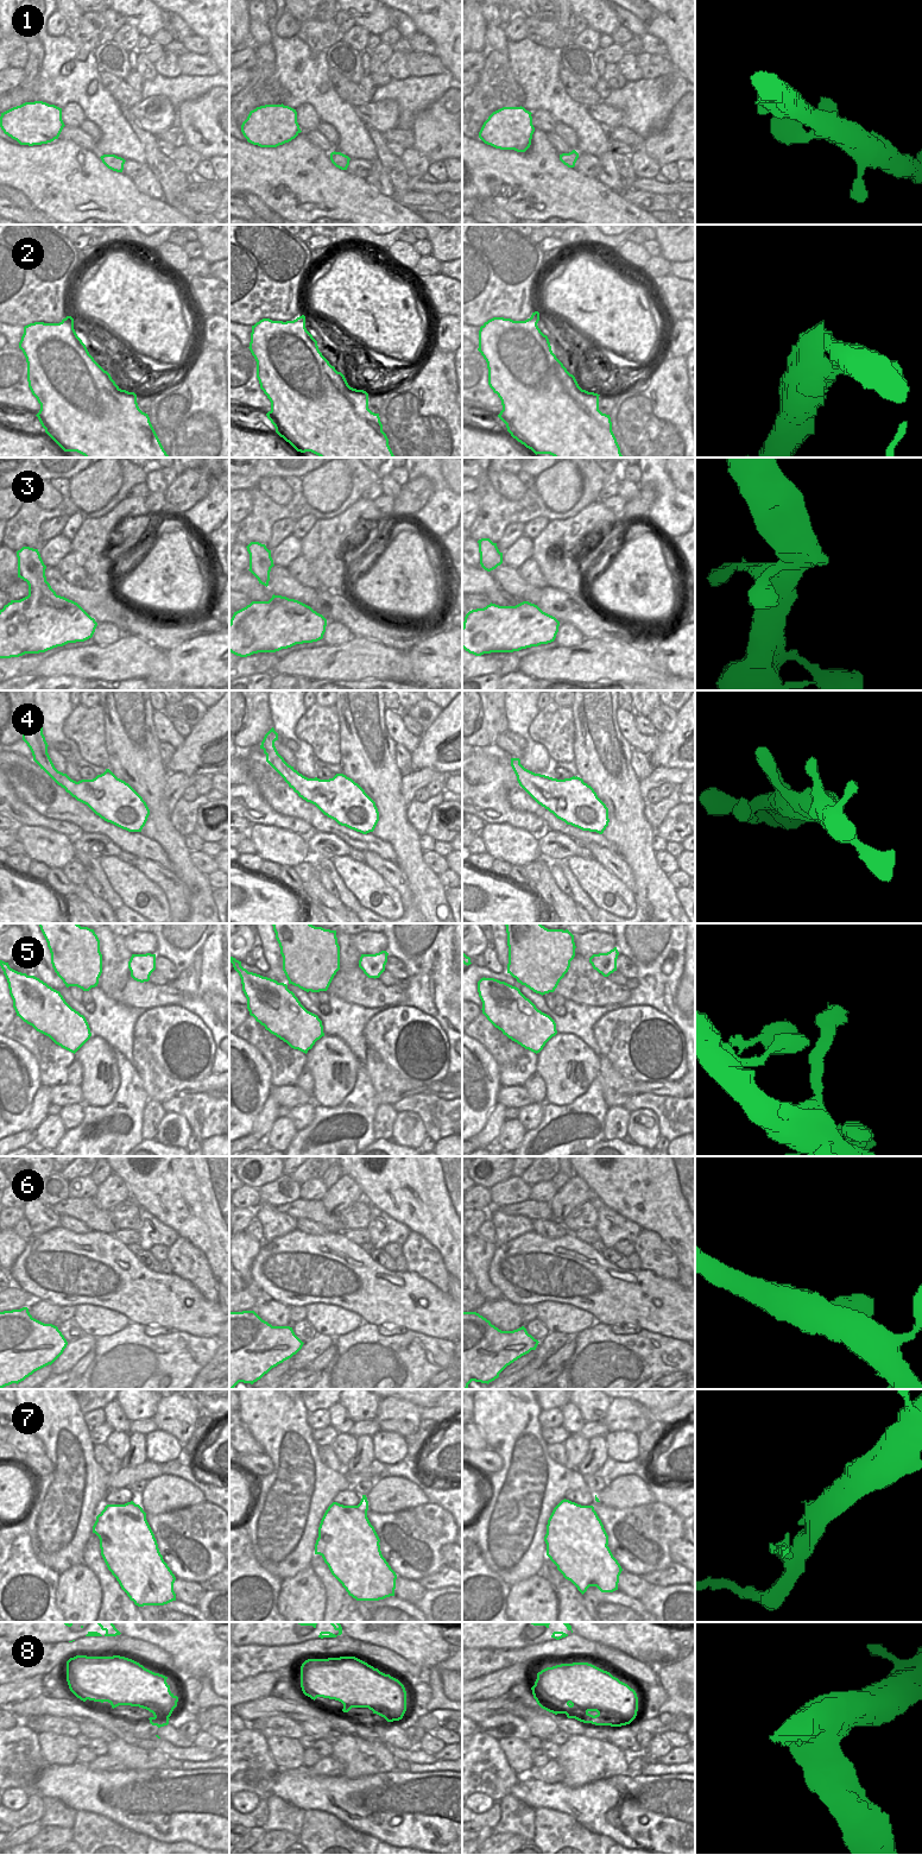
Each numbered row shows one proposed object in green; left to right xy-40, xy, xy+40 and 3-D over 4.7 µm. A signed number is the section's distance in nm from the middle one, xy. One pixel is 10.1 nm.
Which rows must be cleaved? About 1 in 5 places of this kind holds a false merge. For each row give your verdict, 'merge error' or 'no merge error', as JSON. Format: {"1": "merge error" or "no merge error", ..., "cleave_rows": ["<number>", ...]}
{"1": "no merge error", "2": "merge error", "3": "merge error", "4": "no merge error", "5": "no merge error", "6": "no merge error", "7": "merge error", "8": "merge error", "cleave_rows": ["2", "3", "7", "8"]}

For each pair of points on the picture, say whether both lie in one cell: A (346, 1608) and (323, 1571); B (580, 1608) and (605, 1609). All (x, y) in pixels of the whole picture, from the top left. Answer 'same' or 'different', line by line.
A: same
B: different

